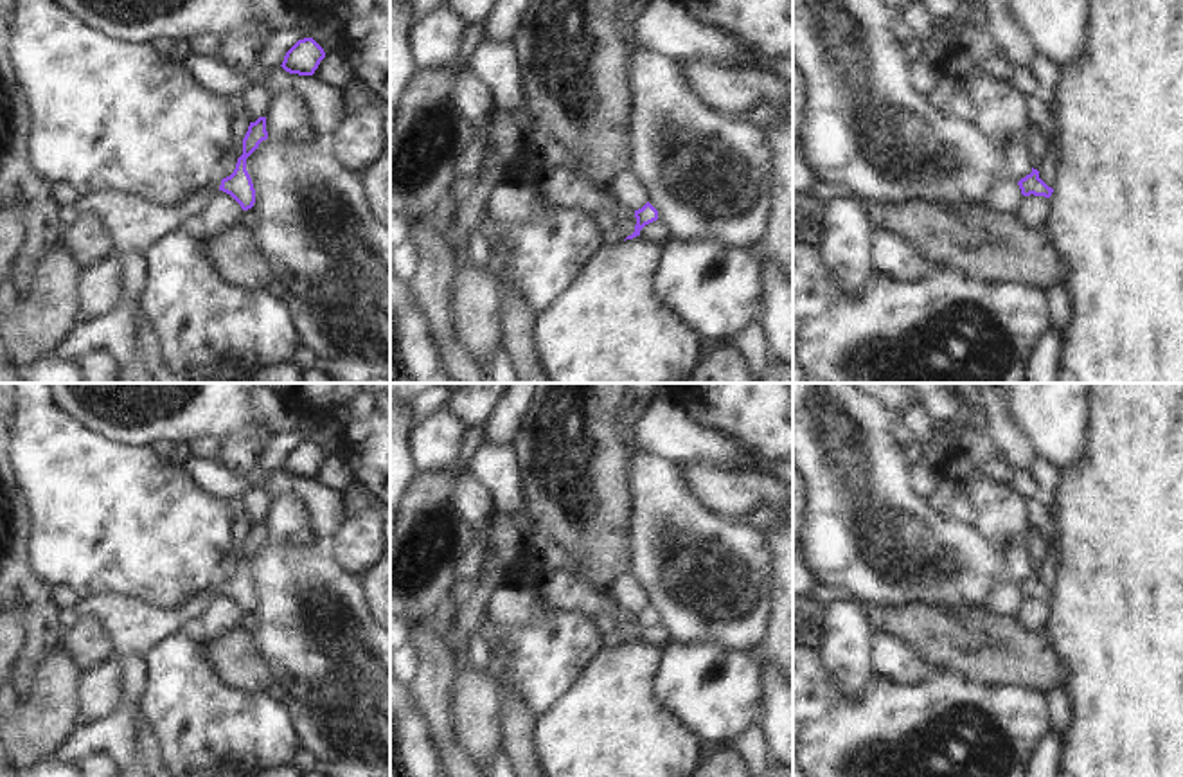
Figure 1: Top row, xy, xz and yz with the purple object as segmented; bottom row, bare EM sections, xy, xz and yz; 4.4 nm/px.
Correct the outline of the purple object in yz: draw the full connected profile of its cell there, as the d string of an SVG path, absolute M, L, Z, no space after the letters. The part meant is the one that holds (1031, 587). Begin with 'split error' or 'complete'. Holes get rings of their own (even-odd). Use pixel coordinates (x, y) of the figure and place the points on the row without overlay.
complete | M1032 570L1032 576L1018 585L1023 599L1045 599L1050 601L1054 592L1048 590L1041 581L1039 574Z

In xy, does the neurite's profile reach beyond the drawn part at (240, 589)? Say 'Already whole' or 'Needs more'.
Already whole

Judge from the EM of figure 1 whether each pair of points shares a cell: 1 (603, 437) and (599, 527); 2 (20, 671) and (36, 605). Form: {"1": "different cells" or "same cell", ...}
{"1": "same cell", "2": "same cell"}

